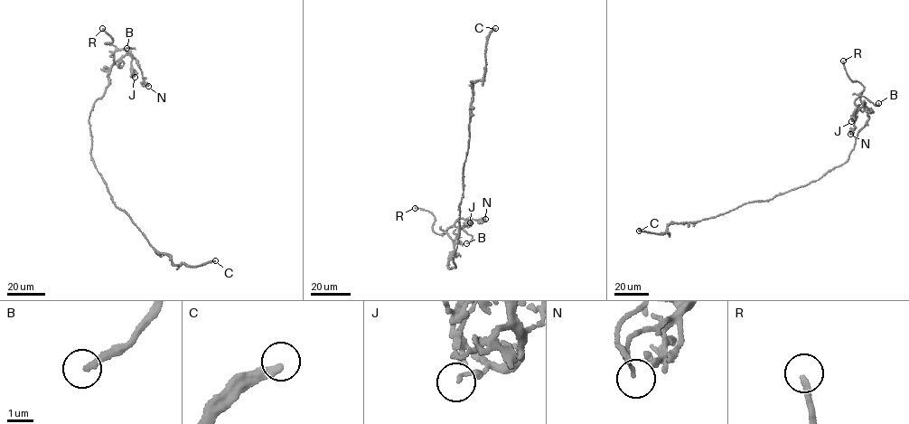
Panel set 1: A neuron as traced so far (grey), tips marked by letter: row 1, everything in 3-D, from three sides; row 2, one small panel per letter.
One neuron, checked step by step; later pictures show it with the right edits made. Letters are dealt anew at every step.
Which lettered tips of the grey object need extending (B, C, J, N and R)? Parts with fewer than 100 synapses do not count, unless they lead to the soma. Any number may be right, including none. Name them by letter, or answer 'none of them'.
C, R

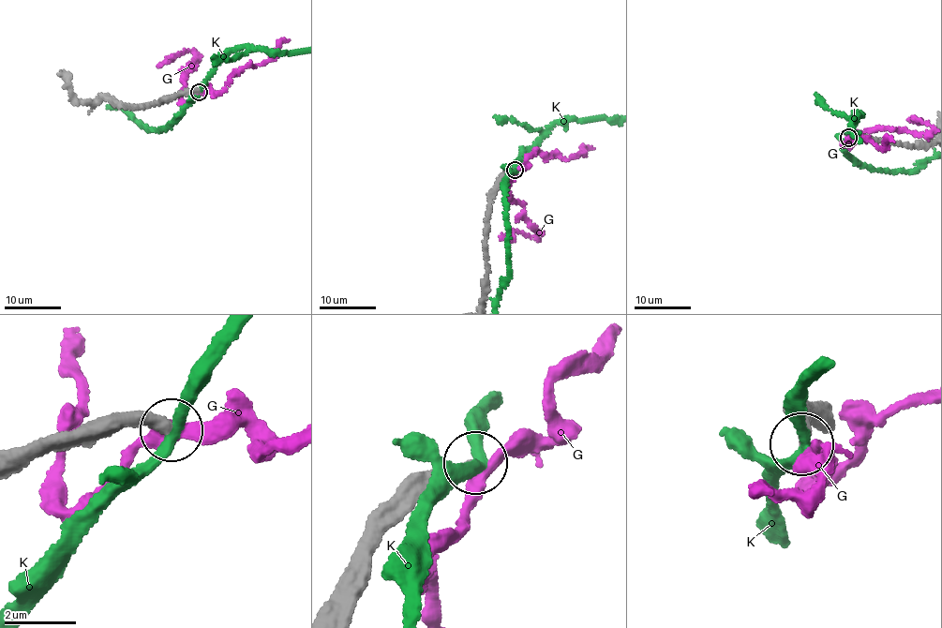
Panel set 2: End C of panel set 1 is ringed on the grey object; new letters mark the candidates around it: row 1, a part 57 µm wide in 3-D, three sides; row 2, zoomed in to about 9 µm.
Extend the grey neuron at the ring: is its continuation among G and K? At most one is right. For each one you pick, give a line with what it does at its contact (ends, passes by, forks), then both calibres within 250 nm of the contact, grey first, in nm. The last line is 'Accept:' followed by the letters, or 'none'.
Accept: none

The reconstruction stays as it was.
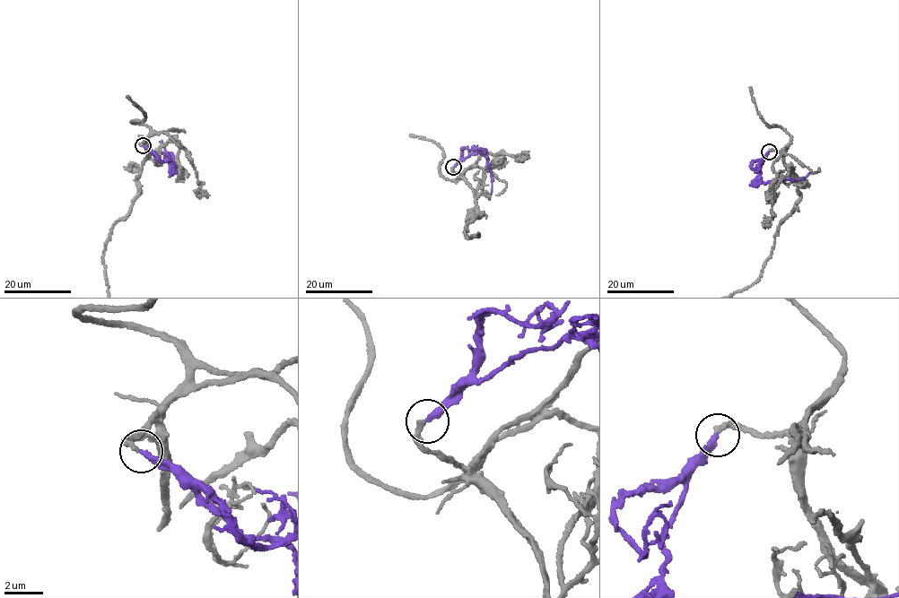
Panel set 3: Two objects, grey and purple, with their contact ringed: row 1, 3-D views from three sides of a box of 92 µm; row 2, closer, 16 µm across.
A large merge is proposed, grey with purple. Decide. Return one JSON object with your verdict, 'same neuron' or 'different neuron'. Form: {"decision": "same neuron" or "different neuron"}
{"decision": "different neuron"}

